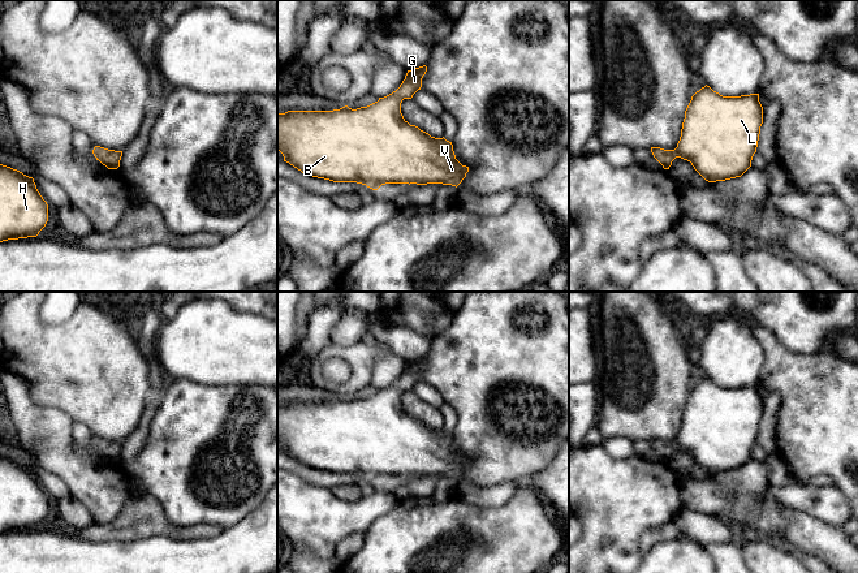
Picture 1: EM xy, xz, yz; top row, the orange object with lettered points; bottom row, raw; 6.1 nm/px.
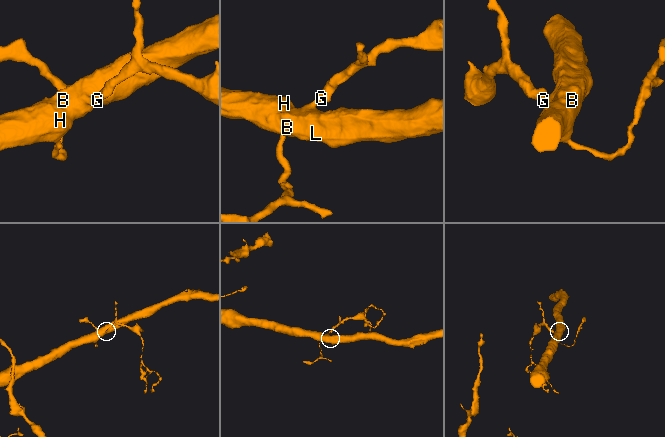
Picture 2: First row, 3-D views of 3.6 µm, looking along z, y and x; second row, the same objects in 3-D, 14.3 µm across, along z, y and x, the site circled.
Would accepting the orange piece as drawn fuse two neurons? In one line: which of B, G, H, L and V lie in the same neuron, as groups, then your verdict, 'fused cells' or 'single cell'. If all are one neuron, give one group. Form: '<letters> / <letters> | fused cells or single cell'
B G H L V | single cell

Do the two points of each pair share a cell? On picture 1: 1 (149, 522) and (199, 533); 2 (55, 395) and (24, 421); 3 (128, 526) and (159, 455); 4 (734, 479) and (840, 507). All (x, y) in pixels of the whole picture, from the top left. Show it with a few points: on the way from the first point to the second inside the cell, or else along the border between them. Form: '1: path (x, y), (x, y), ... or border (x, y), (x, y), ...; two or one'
1: path (162, 526), (173, 531), (186, 531); one
2: border (24, 380), (37, 404), (56, 406), (70, 417); two
3: border (146, 492), (151, 494), (160, 503), (167, 516); two
4: border (772, 489), (772, 494), (781, 503), (797, 509); two

